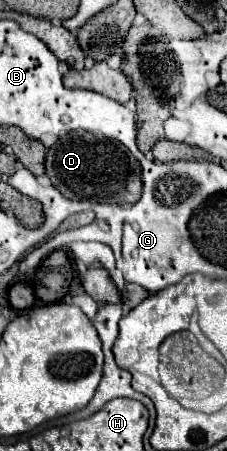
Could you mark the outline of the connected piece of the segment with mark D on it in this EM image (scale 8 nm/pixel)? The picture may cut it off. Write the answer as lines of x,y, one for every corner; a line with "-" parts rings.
68,133
46,151
46,175
68,199
100,203
134,203
142,193
140,165
122,143
98,141
88,133

